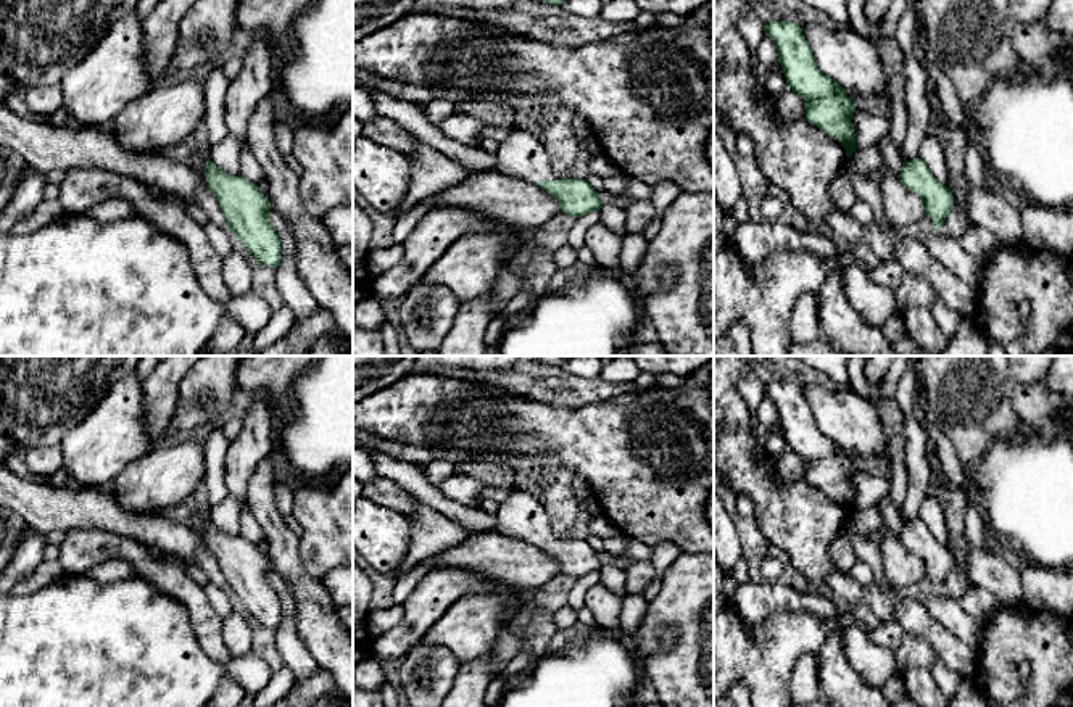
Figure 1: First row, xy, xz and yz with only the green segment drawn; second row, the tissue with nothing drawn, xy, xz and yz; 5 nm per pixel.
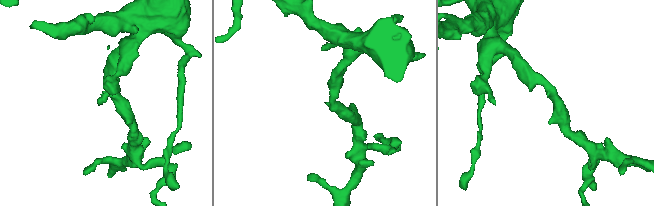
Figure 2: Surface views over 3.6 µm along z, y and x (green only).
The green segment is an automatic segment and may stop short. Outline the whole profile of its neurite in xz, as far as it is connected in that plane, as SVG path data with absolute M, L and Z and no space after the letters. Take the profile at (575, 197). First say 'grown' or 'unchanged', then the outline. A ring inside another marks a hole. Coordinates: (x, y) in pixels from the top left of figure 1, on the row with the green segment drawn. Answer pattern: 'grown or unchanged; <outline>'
grown; M527 130L514 132L501 143L493 172L540 185L559 201L562 213L574 217L601 211L604 205L586 179L559 177L540 137Z

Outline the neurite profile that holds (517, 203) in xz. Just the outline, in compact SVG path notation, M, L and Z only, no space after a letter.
M493 171L448 187L430 200L430 209L437 208L462 208L532 232L561 211L559 201L540 185Z

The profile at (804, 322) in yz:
M817 291L801 295L793 308L791 341L798 345L809 345L820 337L820 316Z

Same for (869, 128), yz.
M860 110L854 111L851 119L856 134L856 147L865 148L868 145L875 145L880 137L889 134L891 122L888 118L865 113Z

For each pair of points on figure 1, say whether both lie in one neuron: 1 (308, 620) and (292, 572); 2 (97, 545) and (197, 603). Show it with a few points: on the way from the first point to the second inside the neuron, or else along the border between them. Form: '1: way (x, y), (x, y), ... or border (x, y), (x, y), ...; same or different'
1: way (308, 609), (308, 591), (300, 583); same
2: way (121, 548), (137, 553), (173, 578); same

